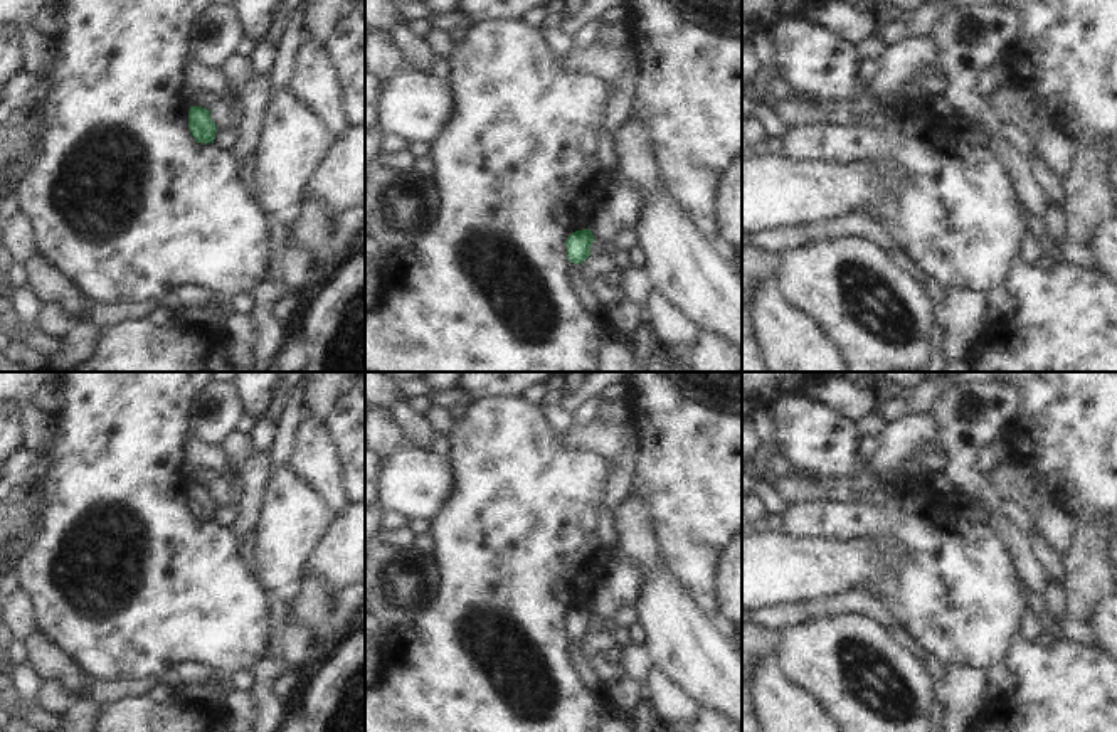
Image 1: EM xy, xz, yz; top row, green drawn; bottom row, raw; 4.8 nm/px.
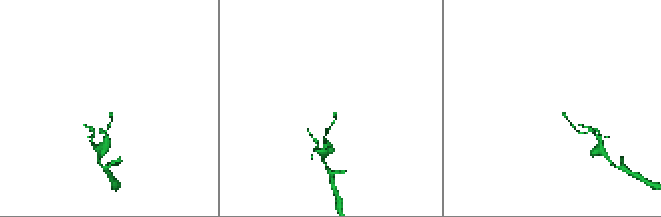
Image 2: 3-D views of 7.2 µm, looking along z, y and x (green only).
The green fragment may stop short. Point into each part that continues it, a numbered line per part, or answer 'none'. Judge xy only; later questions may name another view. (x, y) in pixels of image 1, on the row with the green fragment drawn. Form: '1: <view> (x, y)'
none.

